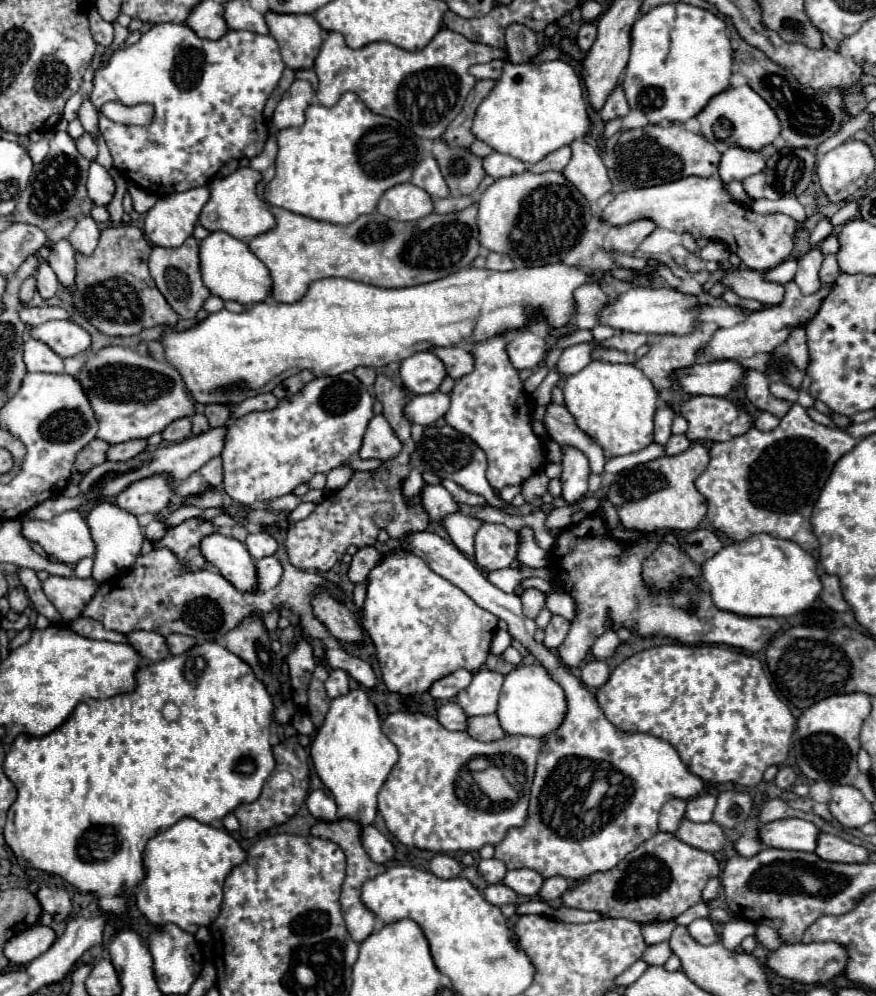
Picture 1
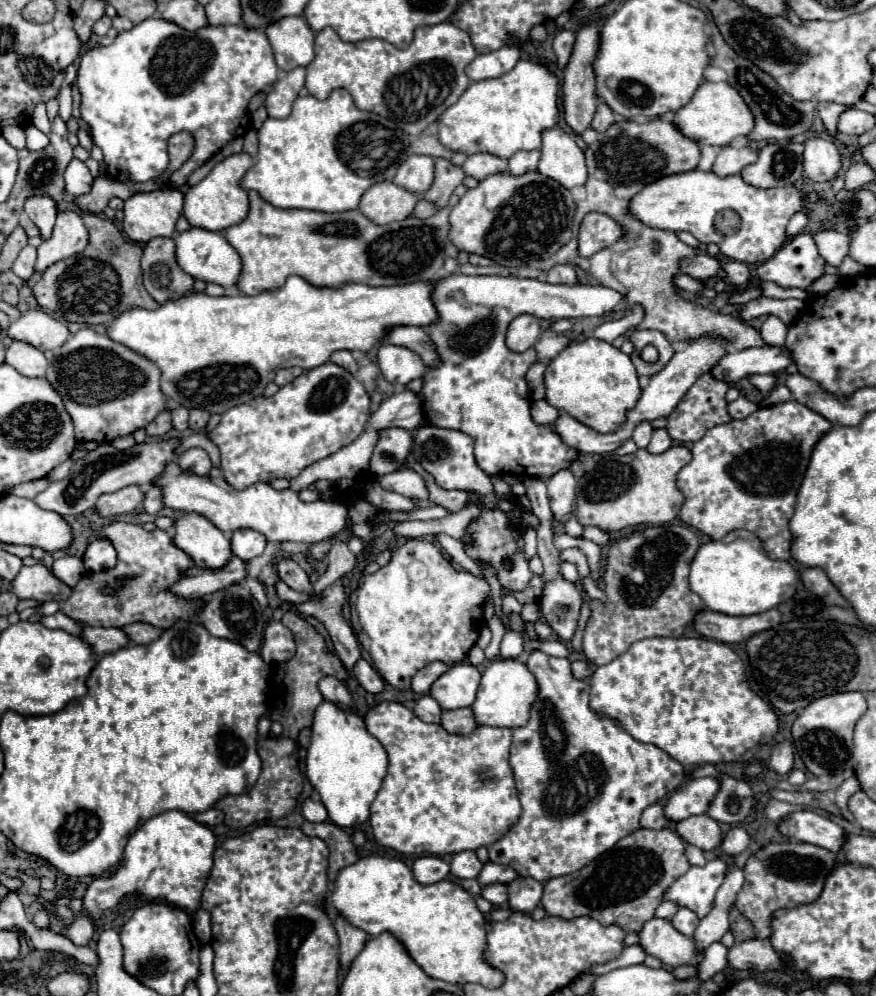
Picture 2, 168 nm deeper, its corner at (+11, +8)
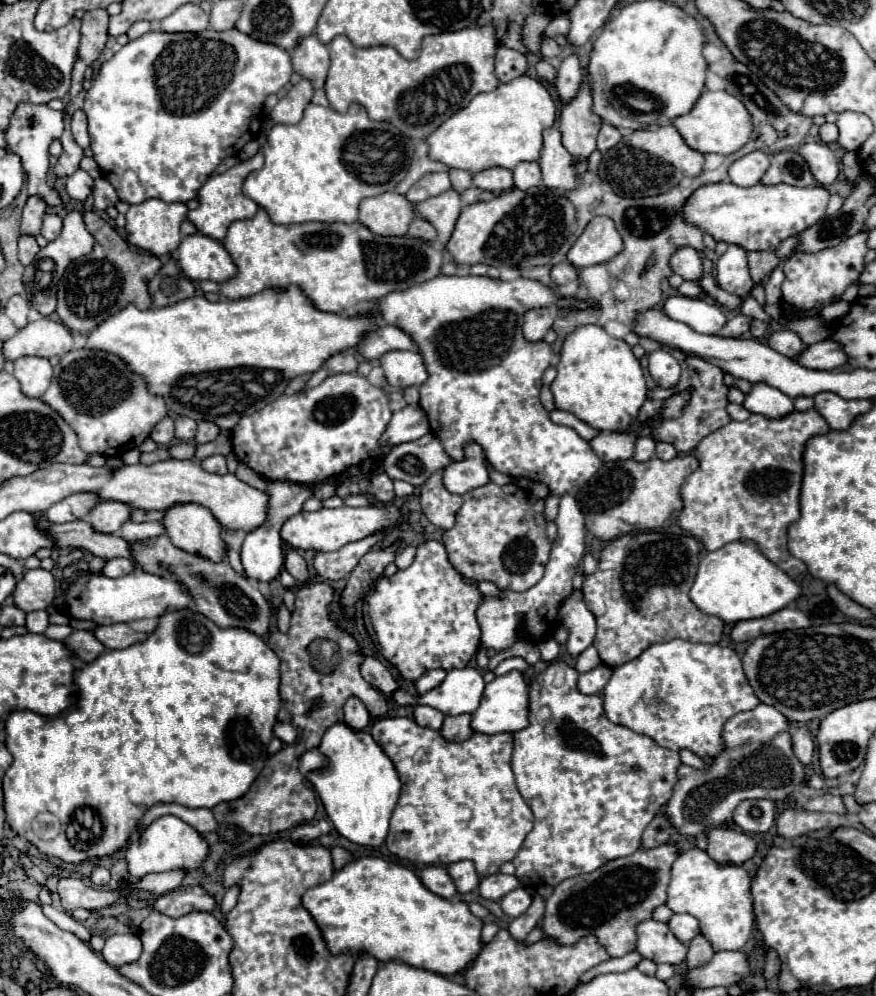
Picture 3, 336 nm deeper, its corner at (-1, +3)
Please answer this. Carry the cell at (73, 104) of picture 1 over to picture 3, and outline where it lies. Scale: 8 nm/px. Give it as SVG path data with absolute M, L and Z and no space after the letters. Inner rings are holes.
M18 103L16 111L12 111L12 119L8 129L4 131L6 151L12 151L20 157L24 171L28 173L28 195L40 195L50 207L60 203L60 195L54 187L48 185L48 147L54 139L58 139L64 131L62 111L54 111L48 105L34 103Z

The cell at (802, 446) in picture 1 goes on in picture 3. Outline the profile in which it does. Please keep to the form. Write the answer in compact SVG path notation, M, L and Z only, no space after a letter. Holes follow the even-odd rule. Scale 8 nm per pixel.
M814 409L810 411L794 411L788 417L782 419L766 419L762 415L750 415L746 421L730 421L728 425L720 427L718 431L706 435L698 447L694 457L698 459L698 469L688 475L682 483L680 497L684 501L684 507L678 517L678 525L692 533L696 539L702 541L706 551L716 551L722 545L730 541L754 541L776 567L782 571L788 571L792 579L796 579L800 573L806 571L806 565L792 557L786 549L786 535L788 527L800 517L800 487L802 487L802 451L804 443L814 435L828 433L830 427L824 421L820 413Z

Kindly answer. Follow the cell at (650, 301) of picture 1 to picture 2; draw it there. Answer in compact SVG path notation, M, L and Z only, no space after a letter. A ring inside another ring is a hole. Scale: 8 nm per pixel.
M450 274L440 280L434 288L434 304L438 310L438 322L428 326L428 334L438 348L440 366L430 368L424 376L424 388L420 396L424 398L424 416L430 424L438 428L456 428L476 442L476 464L488 474L514 474L518 478L536 476L550 478L558 470L566 468L570 460L576 458L576 450L568 448L560 436L554 432L554 426L538 426L530 416L530 392L526 384L526 370L536 362L536 352L512 352L504 344L504 336L508 324L520 314L534 314L542 320L558 320L558 318L584 318L584 316L606 316L610 314L622 300L624 294L594 284L546 284L532 278L514 278L514 276L466 276L466 274Z

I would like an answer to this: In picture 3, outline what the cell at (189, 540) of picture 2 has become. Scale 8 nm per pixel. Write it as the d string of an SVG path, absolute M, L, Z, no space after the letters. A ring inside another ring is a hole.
M176 503L164 511L162 525L176 547L204 555L210 561L224 557L220 523L206 507L198 503Z

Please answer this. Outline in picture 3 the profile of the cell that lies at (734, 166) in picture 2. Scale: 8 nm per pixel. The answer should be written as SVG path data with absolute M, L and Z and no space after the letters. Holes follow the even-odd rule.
M752 151L732 163L730 181L740 187L752 187L762 179L768 167L770 167L770 157L762 151Z

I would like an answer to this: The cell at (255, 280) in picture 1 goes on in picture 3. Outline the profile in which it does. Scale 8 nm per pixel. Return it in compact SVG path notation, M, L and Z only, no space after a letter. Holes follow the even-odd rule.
M202 233L188 235L180 241L178 265L192 281L210 279L222 283L236 273L236 267L222 243Z

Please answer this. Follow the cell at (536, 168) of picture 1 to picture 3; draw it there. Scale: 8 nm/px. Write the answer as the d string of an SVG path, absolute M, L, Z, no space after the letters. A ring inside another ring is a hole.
M520 163L514 171L514 187L516 189L522 189L522 191L528 191L530 187L536 187L540 185L542 181L542 173L540 173L540 167L538 163Z

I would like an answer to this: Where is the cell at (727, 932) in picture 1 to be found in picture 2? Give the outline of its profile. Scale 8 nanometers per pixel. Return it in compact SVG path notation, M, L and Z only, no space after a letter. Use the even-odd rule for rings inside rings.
M714 942L712 946L708 946L708 950L704 952L704 960L700 964L700 980L710 980L714 978L714 974L722 972L724 968L728 968L728 948L722 942Z

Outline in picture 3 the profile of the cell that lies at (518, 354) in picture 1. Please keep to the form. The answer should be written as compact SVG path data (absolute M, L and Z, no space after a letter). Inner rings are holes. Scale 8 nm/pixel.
M546 307L540 309L532 309L524 313L524 337L528 341L540 341L544 337L544 333L552 327L552 315Z

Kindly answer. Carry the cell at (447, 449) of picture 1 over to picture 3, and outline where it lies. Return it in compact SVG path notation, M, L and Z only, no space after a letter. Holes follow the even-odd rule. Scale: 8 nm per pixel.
M468 443L464 445L464 453L464 461L454 461L444 469L444 485L448 487L448 491L458 495L464 495L470 489L476 489L490 481L482 447L478 443Z

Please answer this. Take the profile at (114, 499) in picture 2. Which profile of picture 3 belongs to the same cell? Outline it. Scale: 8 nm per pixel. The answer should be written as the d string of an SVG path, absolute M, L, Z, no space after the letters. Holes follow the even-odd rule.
M100 501L90 513L88 513L88 523L98 531L98 533L116 533L122 523L130 519L130 507L124 507L124 503L104 503Z

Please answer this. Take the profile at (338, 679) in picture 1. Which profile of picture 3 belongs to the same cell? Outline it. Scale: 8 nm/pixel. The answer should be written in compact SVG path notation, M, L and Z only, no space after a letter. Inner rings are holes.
M350 697L344 705L344 723L348 727L352 727L354 731L362 731L362 729L366 729L368 721L370 721L370 715L368 715L366 707L356 697Z

